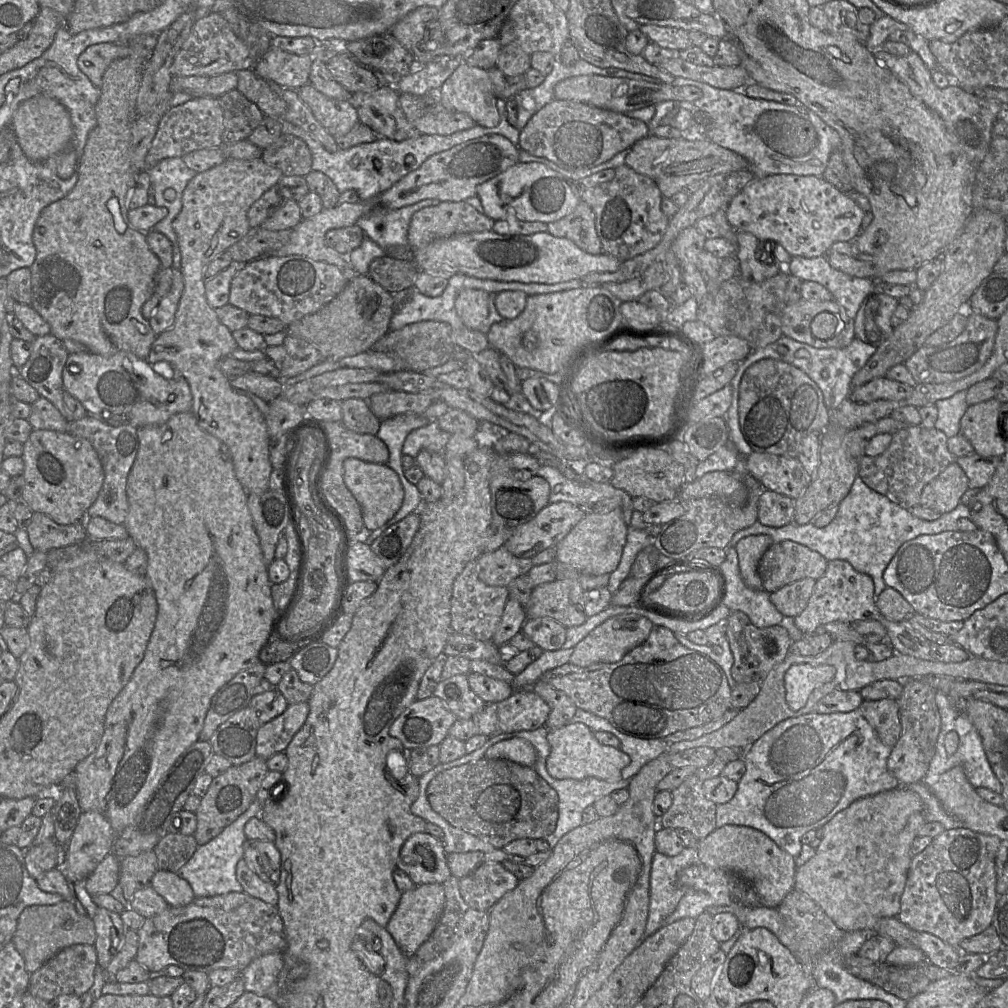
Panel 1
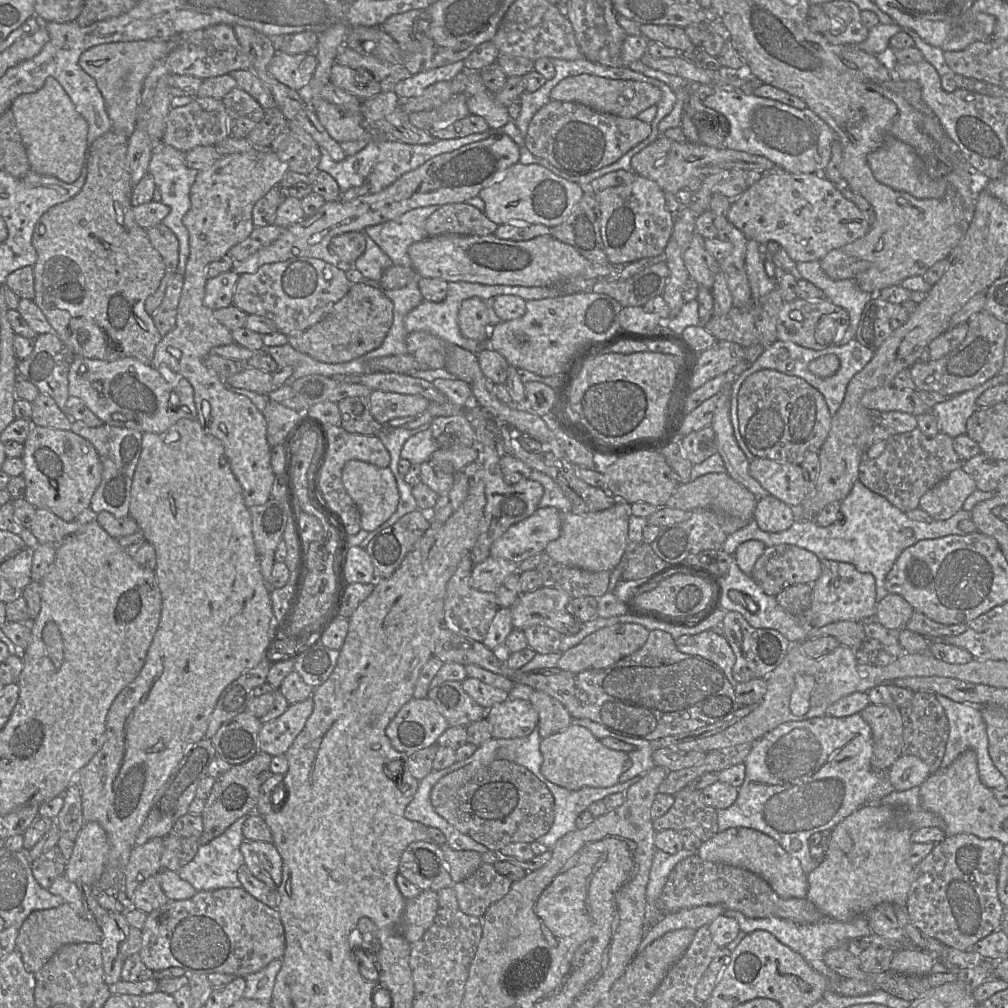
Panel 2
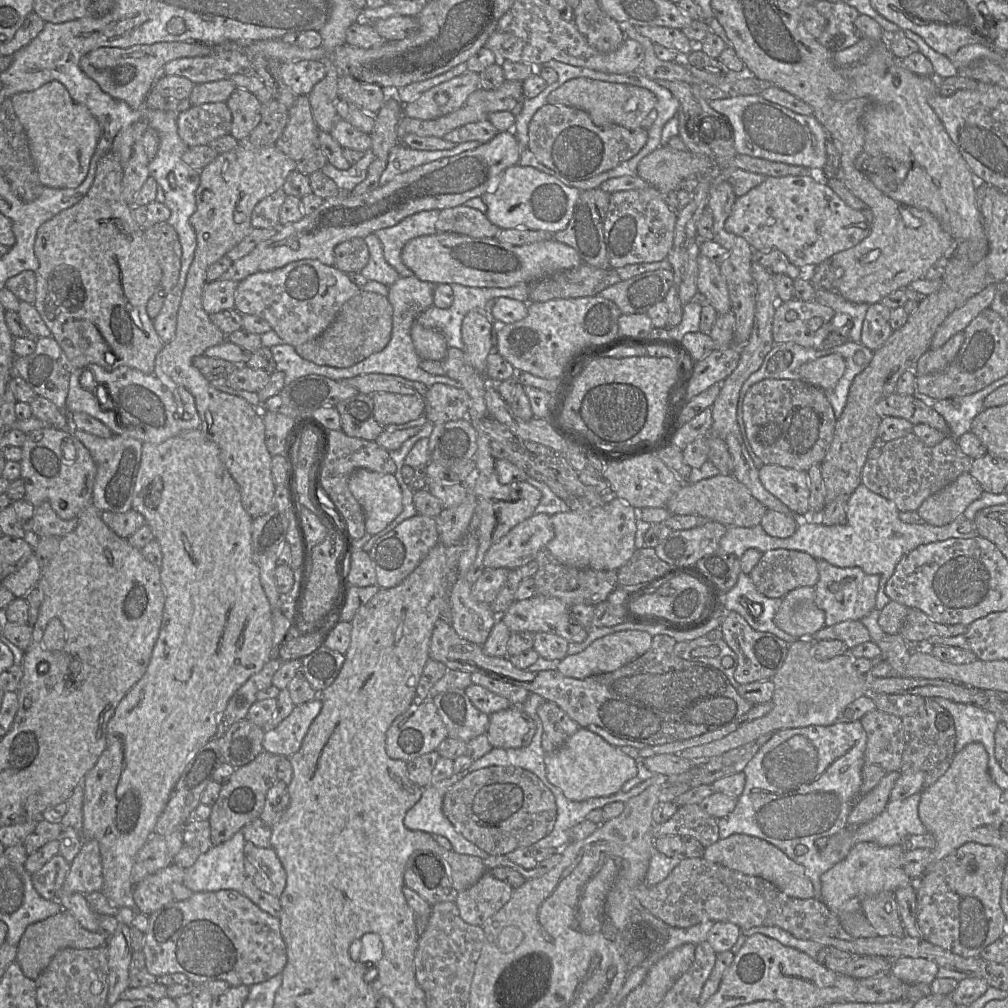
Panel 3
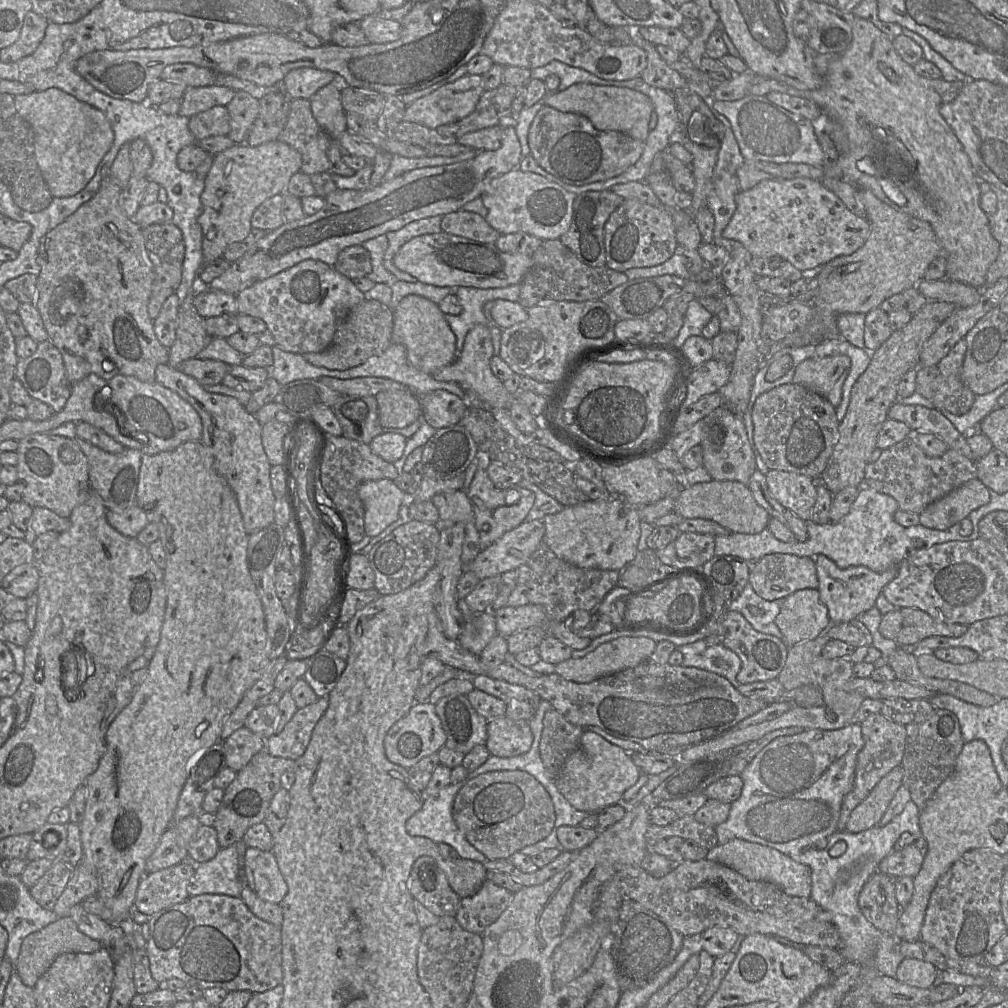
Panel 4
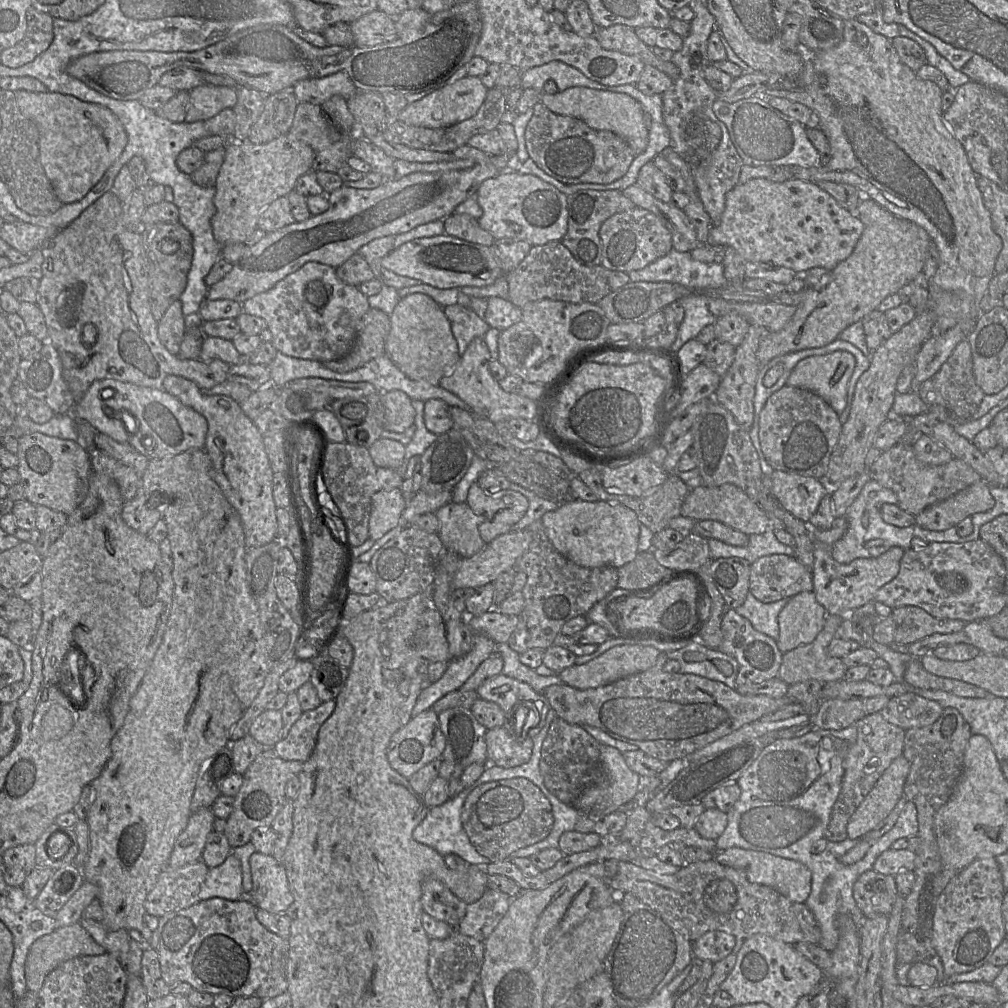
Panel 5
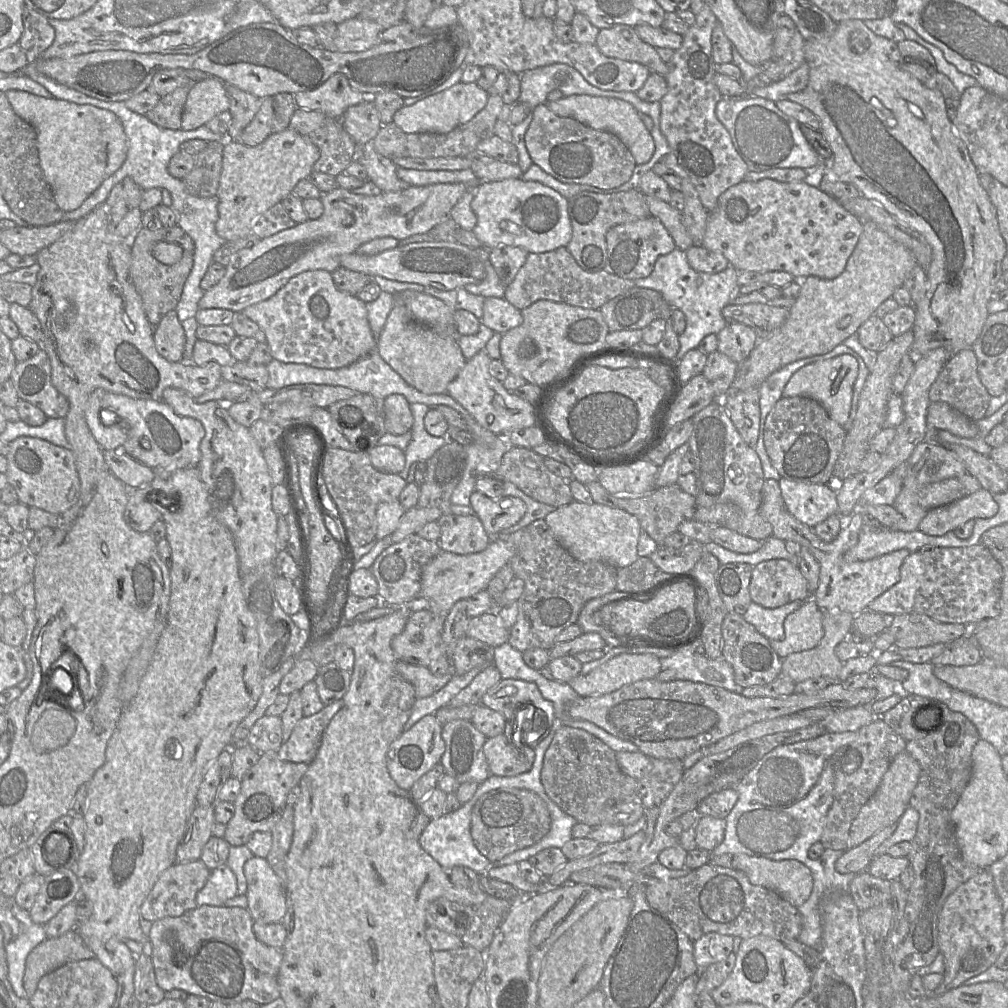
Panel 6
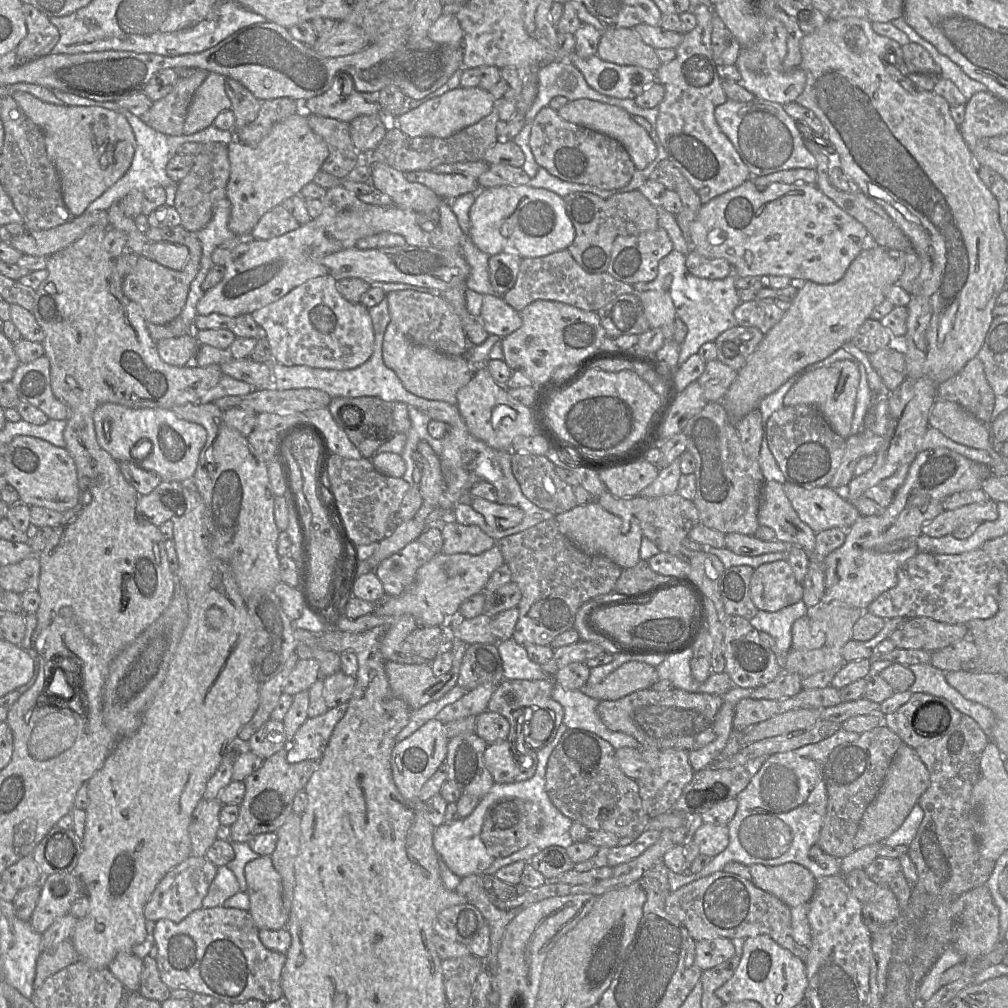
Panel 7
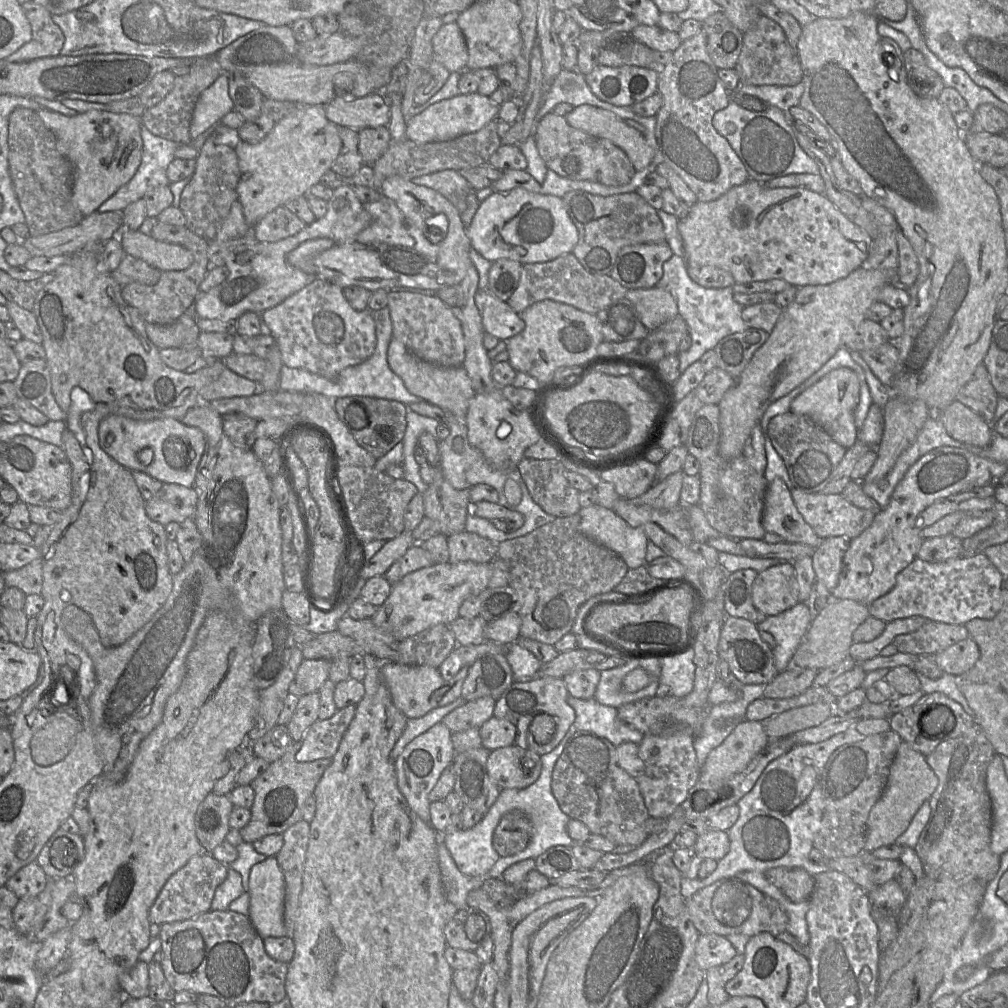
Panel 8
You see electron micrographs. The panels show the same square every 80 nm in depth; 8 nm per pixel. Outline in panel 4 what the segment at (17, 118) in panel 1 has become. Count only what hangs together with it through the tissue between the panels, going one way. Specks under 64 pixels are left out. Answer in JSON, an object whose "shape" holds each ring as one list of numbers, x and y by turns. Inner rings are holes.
{"shape":[[55,87,14,96,19,115,31,126,34,134,34,156,52,198,70,197,82,190,95,175,97,166,108,152,114,134,103,112]]}

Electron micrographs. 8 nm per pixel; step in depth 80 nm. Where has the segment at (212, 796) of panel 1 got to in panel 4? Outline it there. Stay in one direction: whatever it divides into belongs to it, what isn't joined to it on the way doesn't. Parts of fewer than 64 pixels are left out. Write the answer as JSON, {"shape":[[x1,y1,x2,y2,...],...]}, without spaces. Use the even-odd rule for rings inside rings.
{"shape":[[264,749,255,754,248,764,236,773,235,779,224,789,222,802,212,825,220,847,228,847,242,840,249,827,263,822,273,796,281,788,281,775,289,770,294,771,294,763,293,759,272,756]]}

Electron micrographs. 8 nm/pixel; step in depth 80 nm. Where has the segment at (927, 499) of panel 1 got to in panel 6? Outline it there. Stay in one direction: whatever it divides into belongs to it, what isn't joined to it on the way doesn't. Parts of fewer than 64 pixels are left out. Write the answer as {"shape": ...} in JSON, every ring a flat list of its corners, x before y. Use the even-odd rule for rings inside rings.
{"shape":[[984,488,945,506,927,511,919,529,928,535,942,536,971,519,991,518,998,512,993,494]]}

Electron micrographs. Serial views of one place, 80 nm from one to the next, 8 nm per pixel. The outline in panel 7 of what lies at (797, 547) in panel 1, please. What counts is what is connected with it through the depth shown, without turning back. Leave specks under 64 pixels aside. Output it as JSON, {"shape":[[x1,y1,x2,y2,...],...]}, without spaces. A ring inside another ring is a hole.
{"shape":[[787,560,767,562,754,569,750,597,759,610,774,612,800,601,803,585,796,580]]}

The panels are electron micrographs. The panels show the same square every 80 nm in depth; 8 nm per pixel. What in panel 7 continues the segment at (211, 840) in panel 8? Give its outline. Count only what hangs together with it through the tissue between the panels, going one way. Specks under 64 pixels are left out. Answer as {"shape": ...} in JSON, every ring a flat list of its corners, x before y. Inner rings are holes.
{"shape":[[201,799,189,825,191,856,205,856,207,849,217,839,222,804,218,799]]}

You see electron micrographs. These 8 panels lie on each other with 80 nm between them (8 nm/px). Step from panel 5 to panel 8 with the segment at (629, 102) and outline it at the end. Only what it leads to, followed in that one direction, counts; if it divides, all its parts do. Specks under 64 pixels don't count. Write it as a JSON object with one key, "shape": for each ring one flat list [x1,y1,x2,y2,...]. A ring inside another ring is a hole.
{"shape":[[582,104,564,116,568,124,587,134,608,139,620,147,636,171,646,168,654,157,654,150,645,136,615,113,589,104]]}

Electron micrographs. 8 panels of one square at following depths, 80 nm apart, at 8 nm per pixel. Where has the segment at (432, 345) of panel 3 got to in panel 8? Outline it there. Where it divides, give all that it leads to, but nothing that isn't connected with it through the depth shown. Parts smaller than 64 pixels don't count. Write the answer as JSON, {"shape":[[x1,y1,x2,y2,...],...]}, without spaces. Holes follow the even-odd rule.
{"shape":[[393,337,389,343,387,361,390,369,401,378,411,394,452,413,455,417,466,417,469,401,476,393,463,366,440,367,423,361]]}

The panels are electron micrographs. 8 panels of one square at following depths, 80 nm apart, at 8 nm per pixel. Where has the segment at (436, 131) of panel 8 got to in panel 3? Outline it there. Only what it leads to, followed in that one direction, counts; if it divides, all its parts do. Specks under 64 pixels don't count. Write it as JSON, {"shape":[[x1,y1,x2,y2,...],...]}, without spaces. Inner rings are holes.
{"shape":[[467,71,403,105,403,115,421,120,436,119,459,109,479,87,479,74]]}

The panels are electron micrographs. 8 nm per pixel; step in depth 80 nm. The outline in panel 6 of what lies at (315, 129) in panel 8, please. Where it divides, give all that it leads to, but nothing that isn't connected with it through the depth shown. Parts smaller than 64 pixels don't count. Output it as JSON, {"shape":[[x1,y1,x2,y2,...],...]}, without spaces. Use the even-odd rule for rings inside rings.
{"shape":[[290,128,270,135,256,146,246,146,239,140,224,139,222,170,216,194,219,200,216,233,227,242,252,234,254,221,266,210,293,193,296,184,302,179,307,179,313,172,313,166,319,156,318,147,309,138]]}

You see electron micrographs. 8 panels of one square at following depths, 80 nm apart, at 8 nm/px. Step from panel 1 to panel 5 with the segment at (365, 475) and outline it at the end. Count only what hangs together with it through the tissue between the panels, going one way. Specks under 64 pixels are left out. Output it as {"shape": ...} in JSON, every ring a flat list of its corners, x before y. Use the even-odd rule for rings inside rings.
{"shape":[[400,488,376,492,371,498,369,538,376,541,401,523,406,503]]}

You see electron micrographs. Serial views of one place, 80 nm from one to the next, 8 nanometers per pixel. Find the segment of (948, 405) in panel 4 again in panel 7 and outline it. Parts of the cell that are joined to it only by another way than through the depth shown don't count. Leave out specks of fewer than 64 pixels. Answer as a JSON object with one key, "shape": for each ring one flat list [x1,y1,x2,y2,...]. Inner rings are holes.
{"shape":[[977,356,969,360,959,373,937,385,936,388,937,400,955,402,986,424,992,421,995,397,996,395,987,382,983,363]]}

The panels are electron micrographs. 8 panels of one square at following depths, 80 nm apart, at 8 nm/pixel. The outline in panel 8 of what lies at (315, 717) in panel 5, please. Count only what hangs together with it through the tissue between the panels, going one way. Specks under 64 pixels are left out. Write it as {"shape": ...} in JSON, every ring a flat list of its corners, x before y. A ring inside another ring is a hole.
{"shape":[[356,706,338,709,335,714,325,720,317,720,305,733,302,746,297,752,297,762,310,762,319,759,332,759,340,742,352,722]]}

